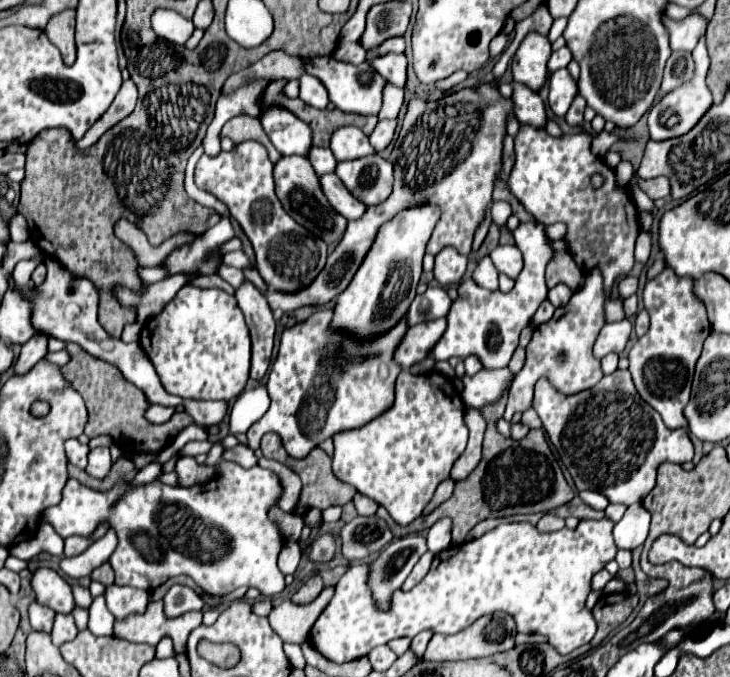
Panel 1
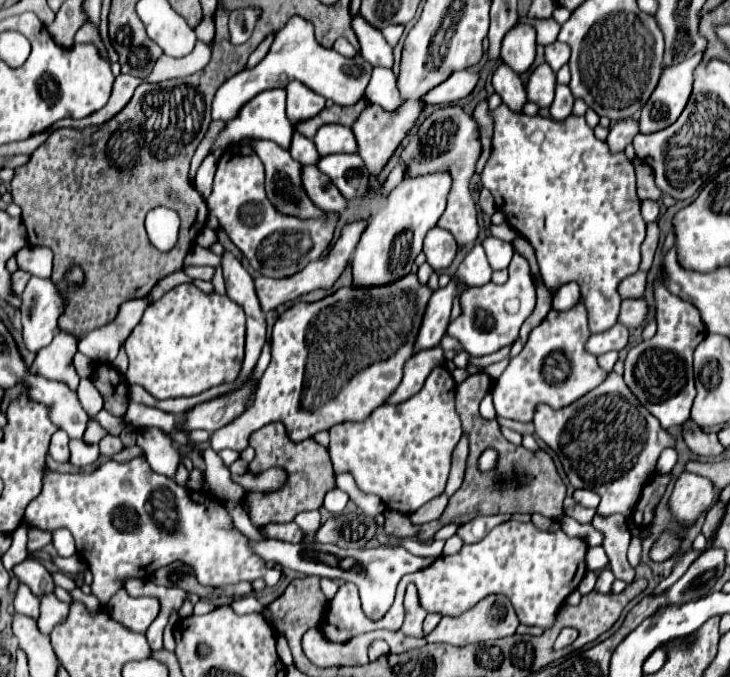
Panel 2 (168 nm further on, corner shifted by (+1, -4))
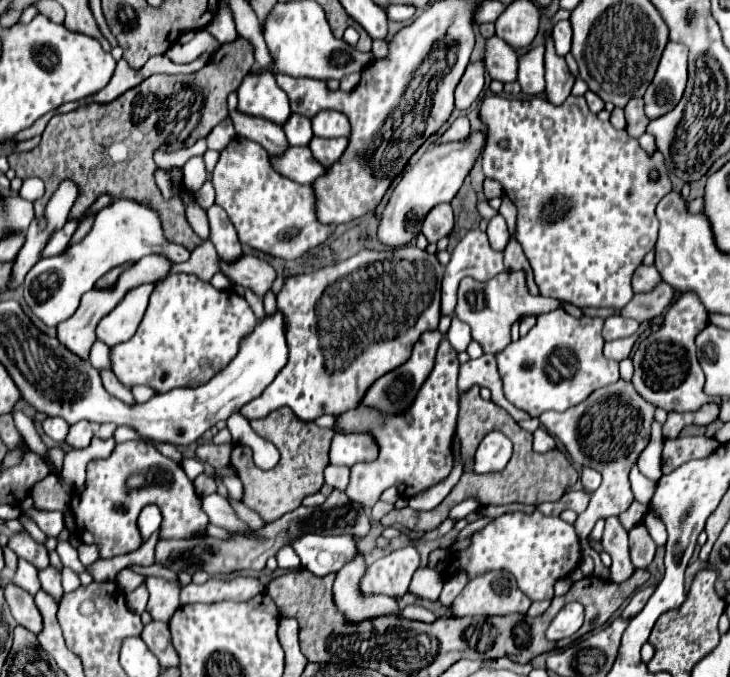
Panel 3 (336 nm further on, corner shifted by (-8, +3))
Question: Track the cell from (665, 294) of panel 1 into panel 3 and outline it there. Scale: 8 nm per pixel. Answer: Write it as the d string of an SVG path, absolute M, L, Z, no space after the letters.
M683 292L667 310L661 328L655 334L649 334L637 348L633 356L633 384L637 392L651 404L667 412L693 412L699 410L705 402L713 398L705 396L703 384L705 376L697 364L697 334L709 324L709 314L697 294Z

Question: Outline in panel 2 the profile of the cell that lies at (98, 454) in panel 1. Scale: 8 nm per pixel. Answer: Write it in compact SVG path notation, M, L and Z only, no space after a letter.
M82 439L70 441L70 463L76 467L86 467L96 463L98 459L98 445L90 445Z

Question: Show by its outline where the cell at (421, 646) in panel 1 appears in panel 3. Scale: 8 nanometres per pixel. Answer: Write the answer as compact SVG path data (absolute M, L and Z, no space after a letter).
M457 574L457 576L449 578L449 580L445 580L445 584L443 584L443 592L441 592L441 596L439 596L441 606L451 606L453 600L455 600L455 598L459 596L459 592L463 590L465 582L467 582L465 574Z

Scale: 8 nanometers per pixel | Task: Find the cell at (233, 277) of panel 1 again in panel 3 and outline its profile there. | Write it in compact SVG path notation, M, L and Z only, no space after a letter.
M115 200L97 212L89 236L79 244L73 244L65 254L43 258L29 270L23 282L25 302L45 326L55 328L59 322L75 314L81 296L89 292L105 272L125 262L137 262L147 254L161 254L171 262L187 262L191 256L185 246L165 240L155 210L133 200Z

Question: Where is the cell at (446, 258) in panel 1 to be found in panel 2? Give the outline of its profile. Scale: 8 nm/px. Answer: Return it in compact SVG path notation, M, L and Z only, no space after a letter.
M438 225L432 227L424 239L424 255L426 255L426 261L432 265L432 269L436 271L444 271L454 255L456 255L456 239L452 237L452 233L448 233L446 229L440 229Z

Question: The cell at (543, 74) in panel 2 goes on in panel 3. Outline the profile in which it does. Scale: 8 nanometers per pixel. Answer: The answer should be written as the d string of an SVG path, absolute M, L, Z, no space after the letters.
M537 46L519 58L519 78L525 96L541 96L545 92L545 46Z

